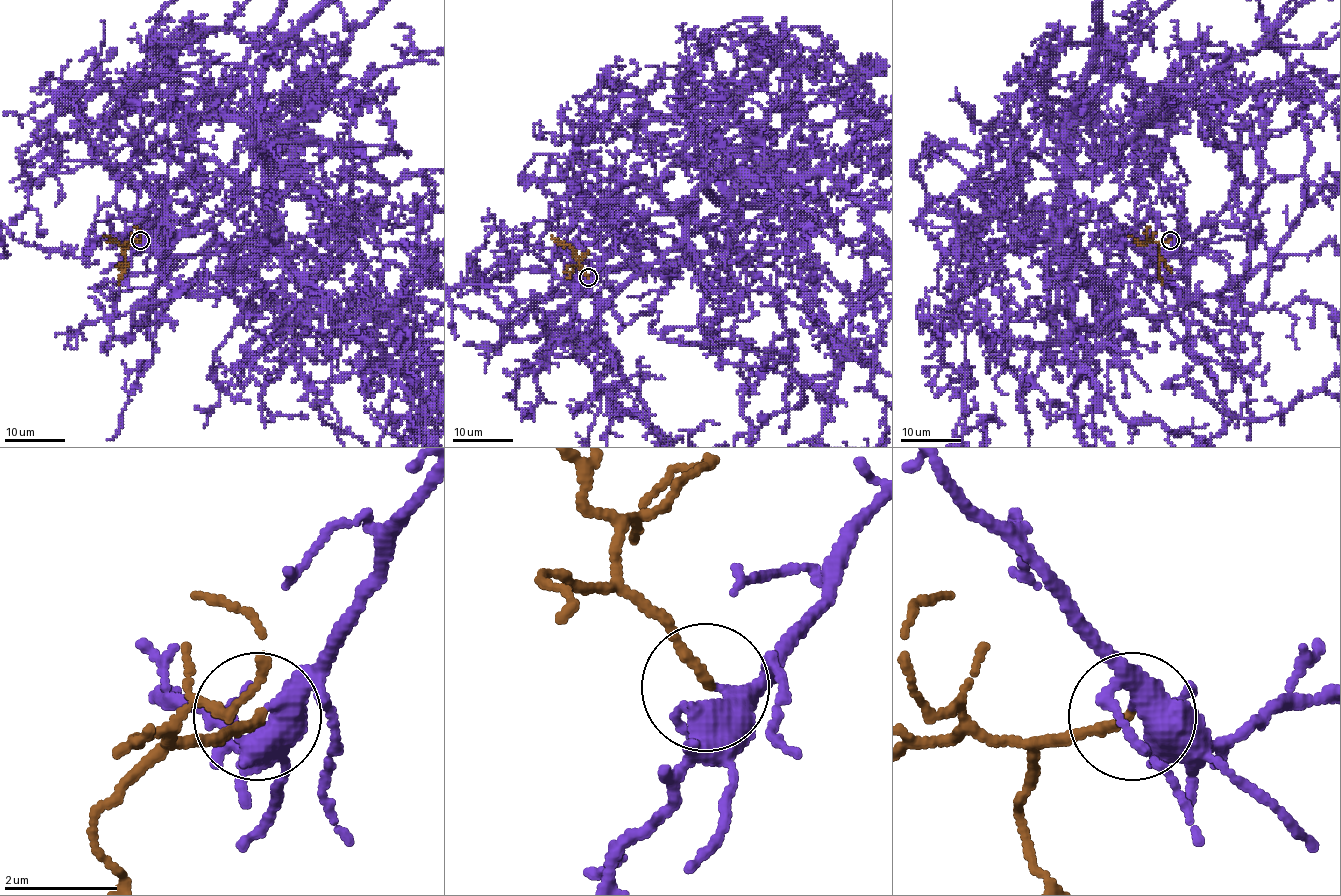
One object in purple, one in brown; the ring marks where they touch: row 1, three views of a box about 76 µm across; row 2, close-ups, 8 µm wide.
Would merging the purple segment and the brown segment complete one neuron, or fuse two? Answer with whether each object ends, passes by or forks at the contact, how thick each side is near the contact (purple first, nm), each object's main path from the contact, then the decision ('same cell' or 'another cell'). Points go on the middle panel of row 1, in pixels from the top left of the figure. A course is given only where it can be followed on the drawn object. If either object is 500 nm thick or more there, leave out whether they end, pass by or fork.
purple forks there; brown ends there; 320 nm thick on the purple side, 170 nm on the other; brown runs (587, 277), (578, 267), (566, 268); same cell

